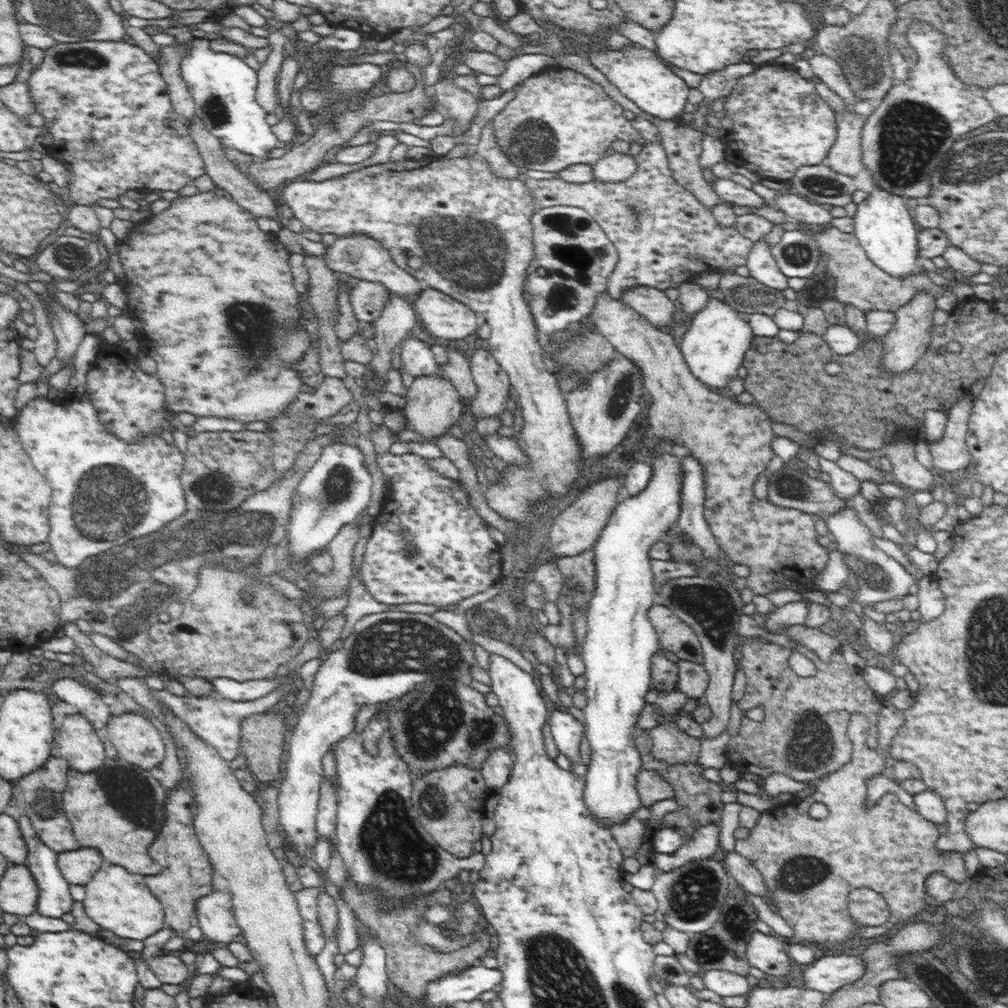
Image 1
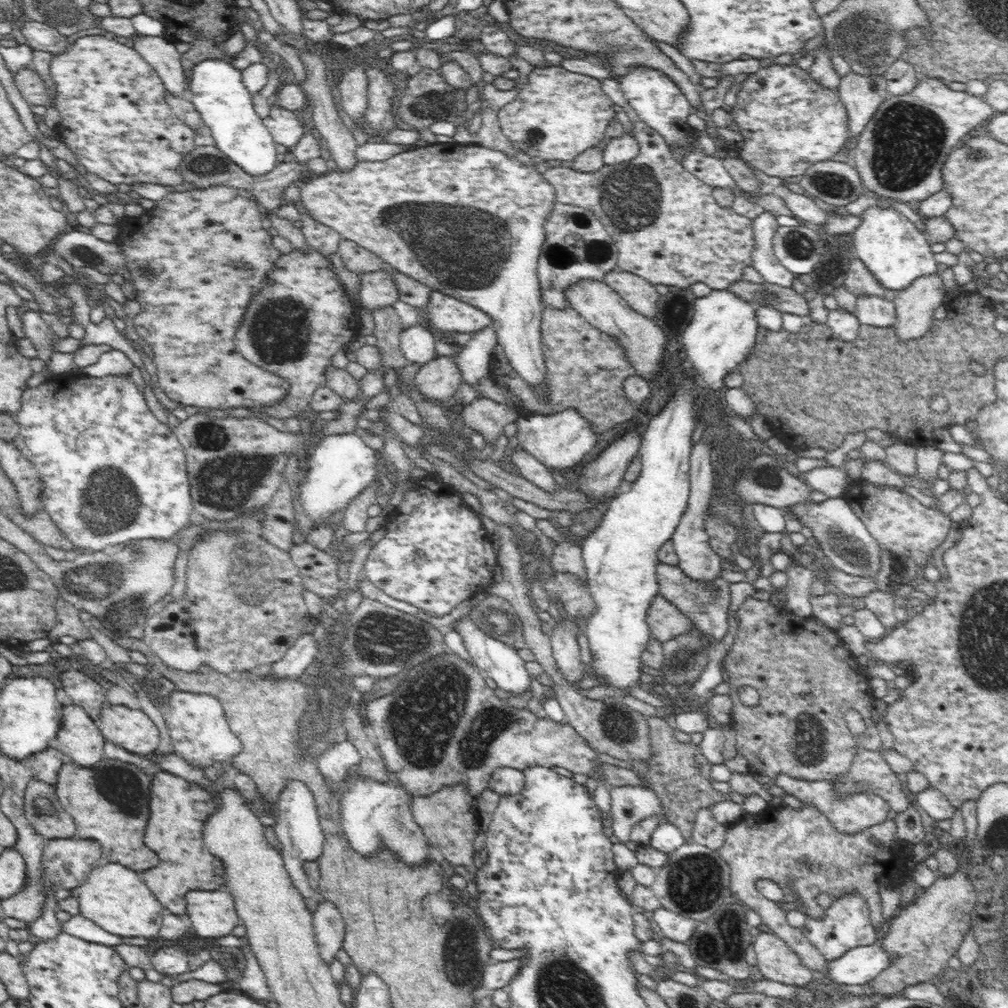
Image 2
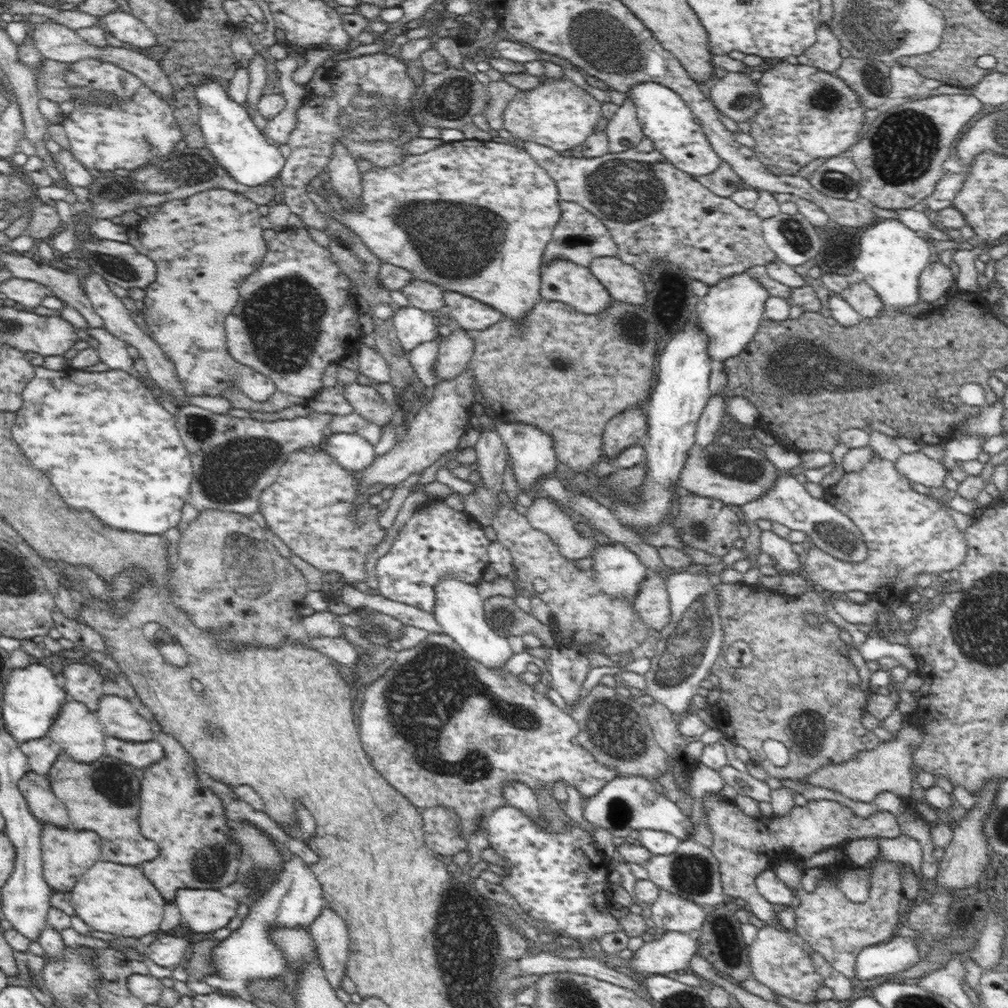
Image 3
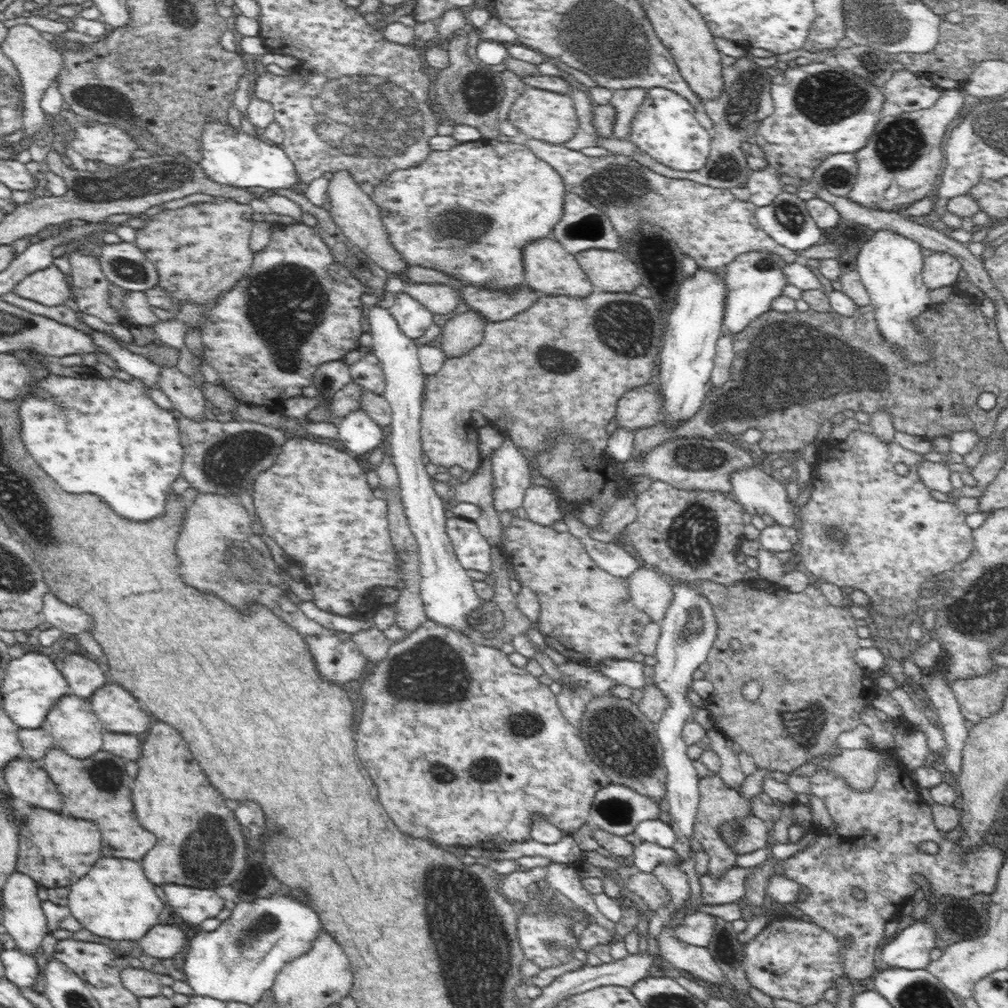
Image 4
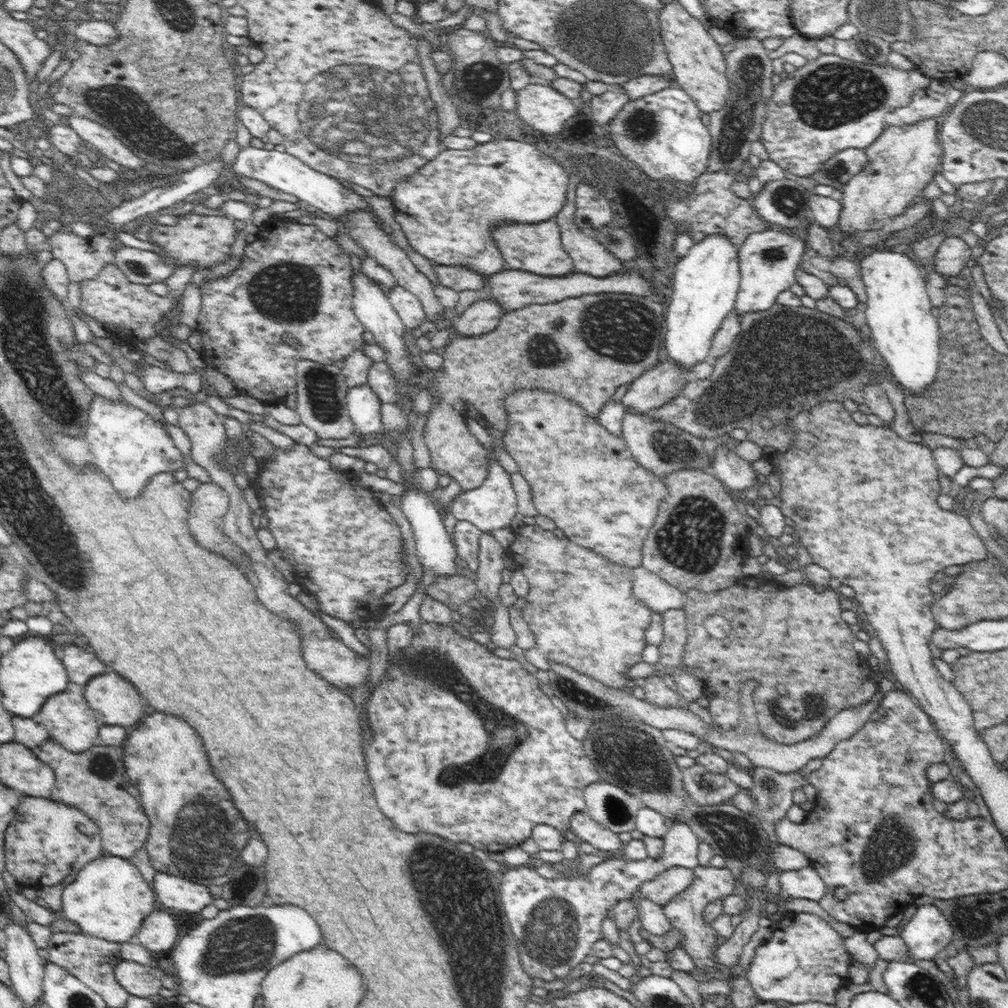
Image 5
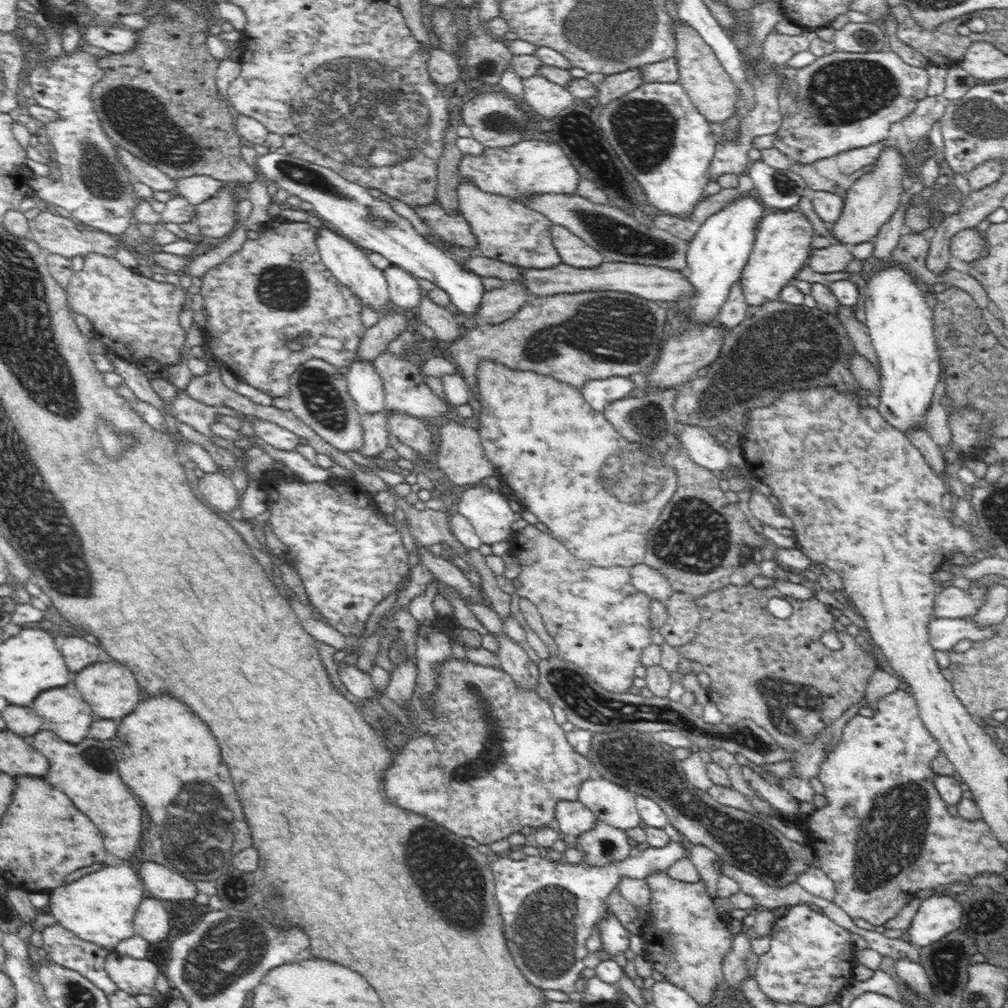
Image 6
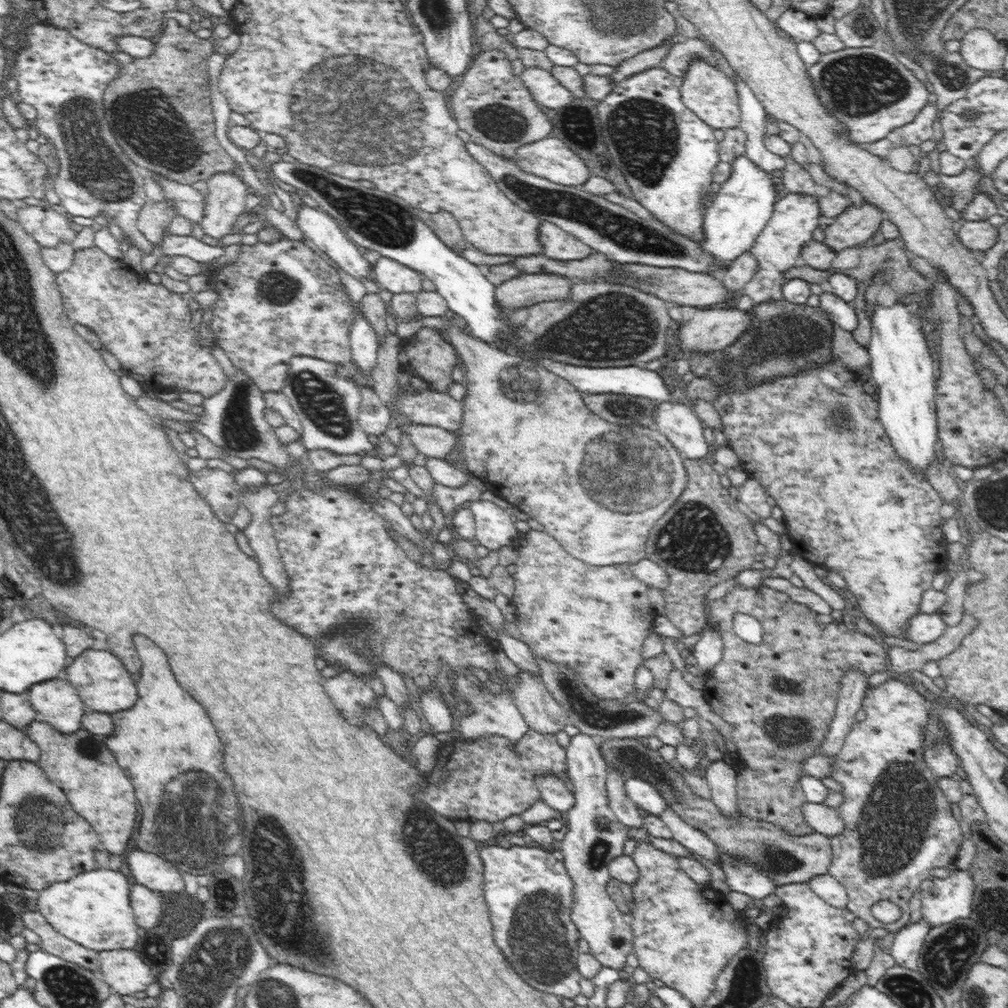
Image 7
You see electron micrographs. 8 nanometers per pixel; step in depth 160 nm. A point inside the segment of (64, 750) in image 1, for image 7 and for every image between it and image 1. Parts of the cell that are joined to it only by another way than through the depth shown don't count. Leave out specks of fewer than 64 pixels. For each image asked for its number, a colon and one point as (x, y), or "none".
2: (79, 737)
3: (76, 729)
4: (71, 722)
5: (67, 717)
6: (63, 711)
7: (56, 702)

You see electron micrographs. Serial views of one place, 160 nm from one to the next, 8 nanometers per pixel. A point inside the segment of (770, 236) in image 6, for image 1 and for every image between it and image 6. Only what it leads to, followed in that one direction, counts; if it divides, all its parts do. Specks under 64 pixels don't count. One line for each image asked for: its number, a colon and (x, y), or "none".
1: (714, 346)
2: (721, 335)
3: (731, 312)
4: (754, 280)
5: (769, 260)

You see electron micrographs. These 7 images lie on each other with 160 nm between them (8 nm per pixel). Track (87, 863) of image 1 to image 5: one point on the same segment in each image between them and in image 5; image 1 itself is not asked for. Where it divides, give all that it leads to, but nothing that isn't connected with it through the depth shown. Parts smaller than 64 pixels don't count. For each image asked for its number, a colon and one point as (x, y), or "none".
2: (67, 863)
3: (67, 854)
4: (54, 849)
5: (47, 840)

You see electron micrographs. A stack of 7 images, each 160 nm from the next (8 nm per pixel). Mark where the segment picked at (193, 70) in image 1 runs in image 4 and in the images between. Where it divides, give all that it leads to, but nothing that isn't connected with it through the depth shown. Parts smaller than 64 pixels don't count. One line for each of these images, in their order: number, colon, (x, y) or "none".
2: (215, 87)
3: (229, 133)
4: (234, 158)

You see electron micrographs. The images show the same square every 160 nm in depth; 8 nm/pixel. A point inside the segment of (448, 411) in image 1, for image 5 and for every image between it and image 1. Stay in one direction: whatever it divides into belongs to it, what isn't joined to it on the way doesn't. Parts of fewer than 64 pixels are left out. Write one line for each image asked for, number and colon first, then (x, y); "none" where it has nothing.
2: (439, 380)
3: (456, 350)
4: (462, 332)
5: (481, 317)

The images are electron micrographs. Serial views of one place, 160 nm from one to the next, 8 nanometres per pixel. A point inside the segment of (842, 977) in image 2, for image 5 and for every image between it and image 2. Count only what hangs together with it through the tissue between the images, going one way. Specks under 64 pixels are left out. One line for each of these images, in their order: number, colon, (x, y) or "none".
3: (875, 962)
4: (910, 949)
5: (928, 932)

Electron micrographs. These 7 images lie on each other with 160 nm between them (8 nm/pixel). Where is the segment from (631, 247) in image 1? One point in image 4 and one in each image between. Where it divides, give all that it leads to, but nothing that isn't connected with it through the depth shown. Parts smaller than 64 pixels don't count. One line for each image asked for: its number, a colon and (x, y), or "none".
2: (668, 228)
3: (653, 211)
4: (713, 227)

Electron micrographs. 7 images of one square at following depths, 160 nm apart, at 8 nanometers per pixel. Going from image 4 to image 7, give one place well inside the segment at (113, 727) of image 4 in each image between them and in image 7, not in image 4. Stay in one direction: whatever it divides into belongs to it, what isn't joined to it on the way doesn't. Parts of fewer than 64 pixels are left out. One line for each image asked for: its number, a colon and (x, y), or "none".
5: (115, 701)
6: (110, 688)
7: (104, 684)

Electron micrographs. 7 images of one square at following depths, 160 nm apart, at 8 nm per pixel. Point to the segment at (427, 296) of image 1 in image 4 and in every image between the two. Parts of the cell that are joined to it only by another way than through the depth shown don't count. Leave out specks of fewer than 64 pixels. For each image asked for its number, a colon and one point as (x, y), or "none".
2: (448, 314)
3: (472, 315)
4: (494, 305)

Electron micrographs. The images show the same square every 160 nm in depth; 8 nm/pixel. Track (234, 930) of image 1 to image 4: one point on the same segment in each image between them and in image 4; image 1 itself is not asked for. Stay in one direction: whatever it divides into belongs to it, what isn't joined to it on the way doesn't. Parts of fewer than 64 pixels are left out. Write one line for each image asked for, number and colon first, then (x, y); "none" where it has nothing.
2: (212, 913)
3: (204, 910)
4: (194, 905)

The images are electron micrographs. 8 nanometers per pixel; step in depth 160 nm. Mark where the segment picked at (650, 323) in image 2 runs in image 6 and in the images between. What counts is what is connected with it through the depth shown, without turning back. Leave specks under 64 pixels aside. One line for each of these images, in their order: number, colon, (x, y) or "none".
3: (563, 281)
4: (549, 269)
5: (537, 248)
6: (507, 230)

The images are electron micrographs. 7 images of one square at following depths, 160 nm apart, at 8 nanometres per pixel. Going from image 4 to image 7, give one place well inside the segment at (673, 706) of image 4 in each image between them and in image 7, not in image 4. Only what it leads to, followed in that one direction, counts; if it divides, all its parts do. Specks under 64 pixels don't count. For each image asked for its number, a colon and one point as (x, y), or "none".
5: (555, 921)
6: (549, 908)
7: (529, 894)

